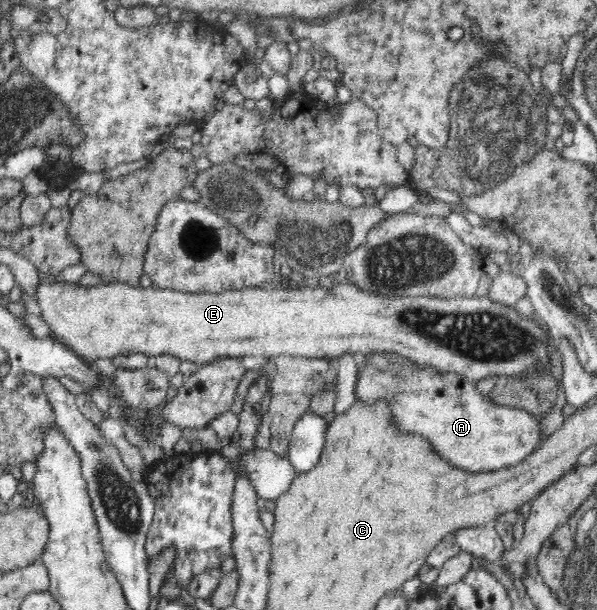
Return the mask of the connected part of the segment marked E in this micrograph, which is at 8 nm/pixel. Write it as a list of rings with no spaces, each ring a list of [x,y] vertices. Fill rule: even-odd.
[[[44,279],[37,286],[36,296],[34,297],[39,307],[41,308],[40,317],[47,322],[50,329],[51,336],[71,348],[79,357],[81,357],[87,364],[93,365],[97,359],[111,360],[117,355],[130,355],[133,353],[141,353],[148,355],[152,360],[157,356],[169,355],[178,358],[180,361],[193,361],[198,367],[205,365],[214,359],[220,357],[226,358],[243,358],[255,357],[255,355],[264,355],[265,357],[273,358],[277,355],[291,355],[307,359],[329,359],[330,357],[339,358],[343,353],[361,353],[361,355],[368,356],[373,352],[383,352],[385,354],[393,353],[405,357],[411,362],[415,362],[419,368],[433,368],[439,376],[443,372],[453,372],[463,376],[471,383],[477,385],[480,379],[488,378],[489,376],[504,377],[505,375],[521,375],[523,373],[530,373],[535,365],[539,367],[542,365],[546,370],[550,371],[550,363],[547,358],[547,341],[549,336],[537,326],[534,320],[526,318],[519,314],[511,306],[501,305],[491,301],[487,296],[476,297],[473,294],[468,296],[451,299],[443,299],[438,296],[385,296],[365,291],[351,282],[344,280],[341,283],[335,283],[333,288],[288,288],[287,286],[274,285],[267,289],[259,287],[249,287],[245,290],[229,289],[223,293],[183,293],[175,290],[161,289],[157,287],[143,288],[135,287],[131,284],[113,282],[113,283],[99,283],[97,286],[84,287],[81,284],[65,283],[60,280]]]

